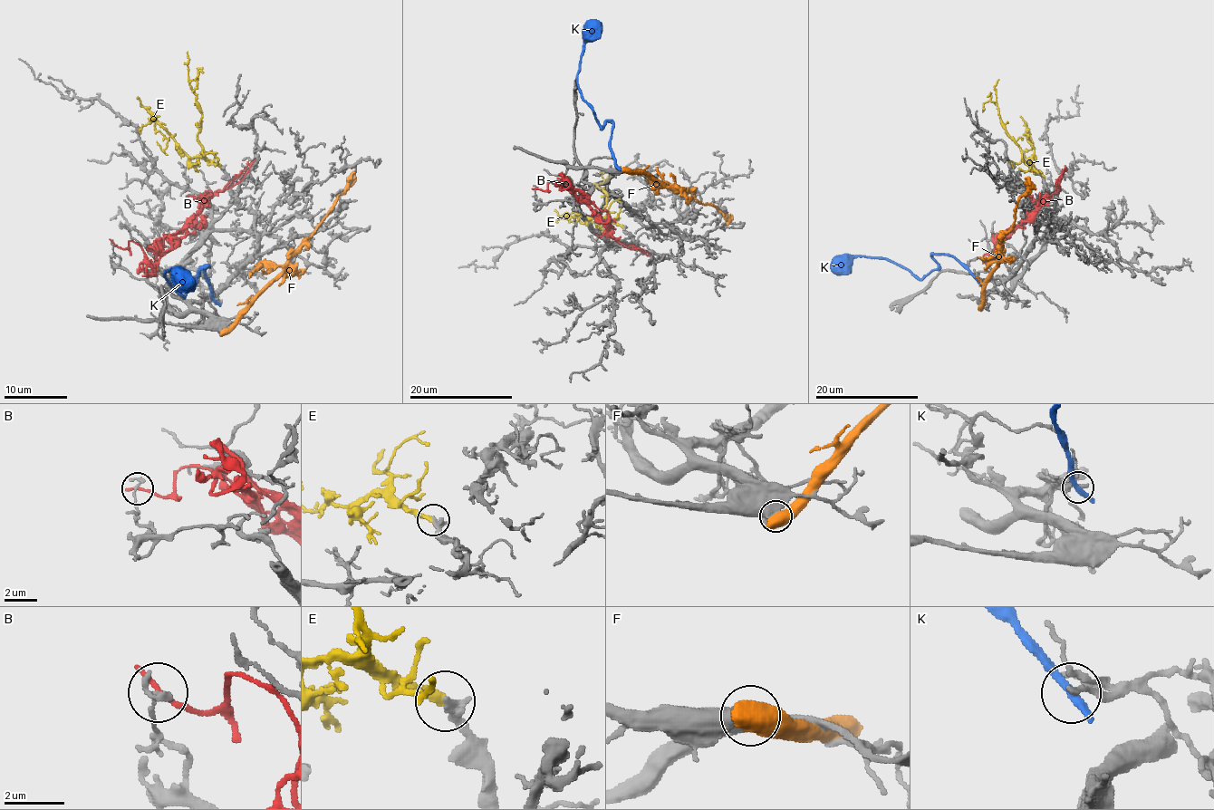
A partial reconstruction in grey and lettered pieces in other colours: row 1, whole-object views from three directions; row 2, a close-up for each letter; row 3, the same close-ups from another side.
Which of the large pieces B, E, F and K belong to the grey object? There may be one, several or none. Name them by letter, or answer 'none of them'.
E

